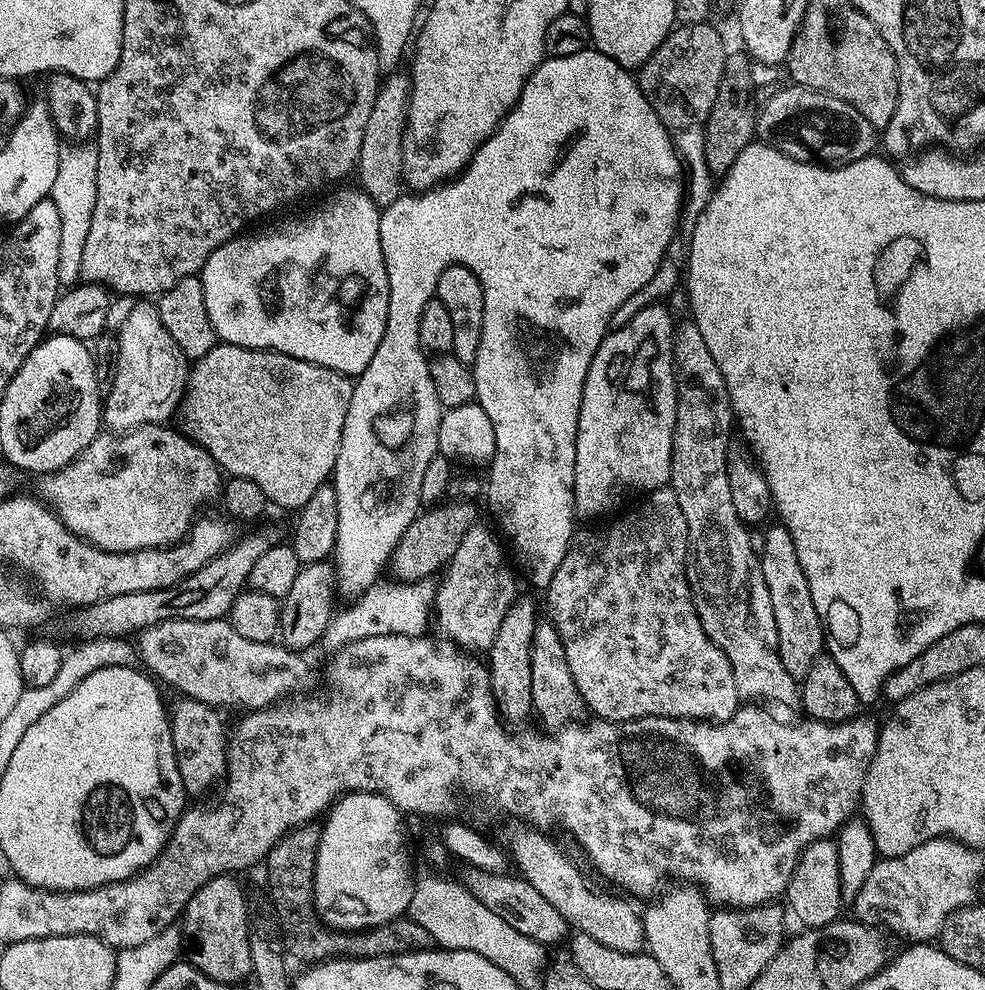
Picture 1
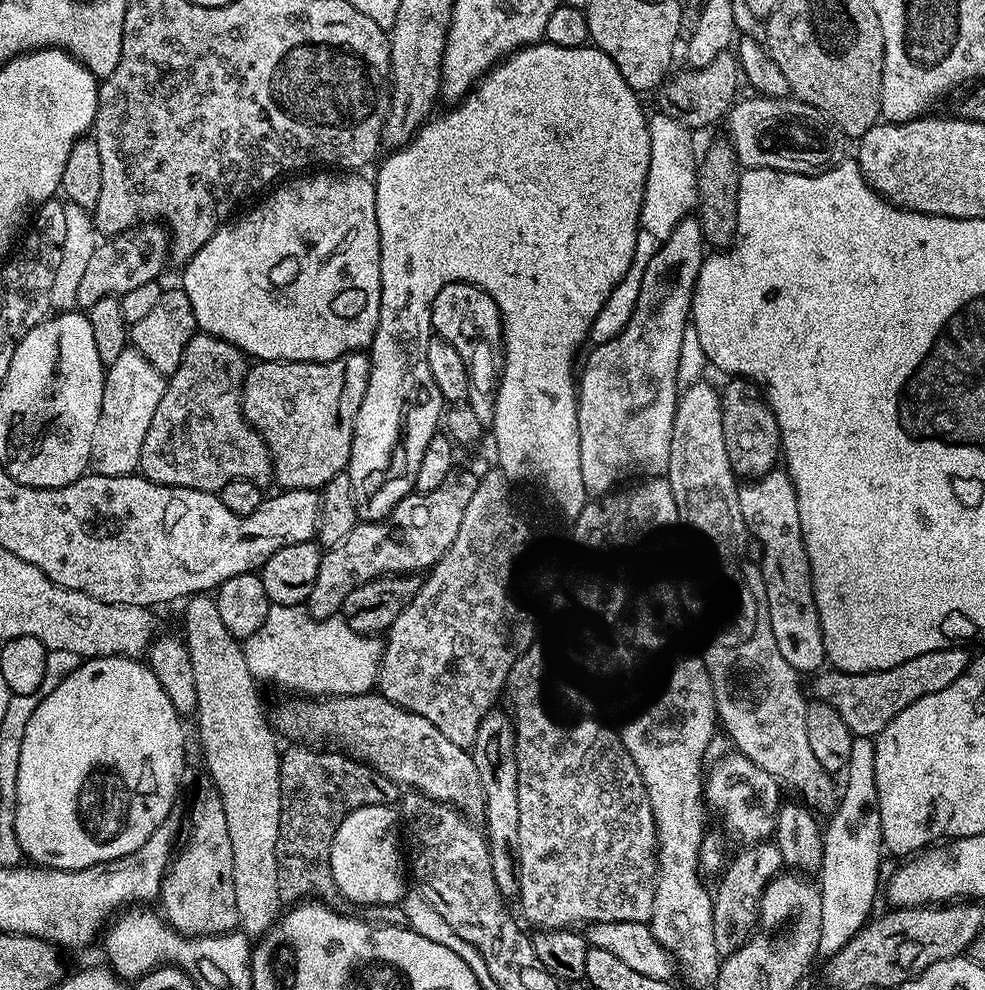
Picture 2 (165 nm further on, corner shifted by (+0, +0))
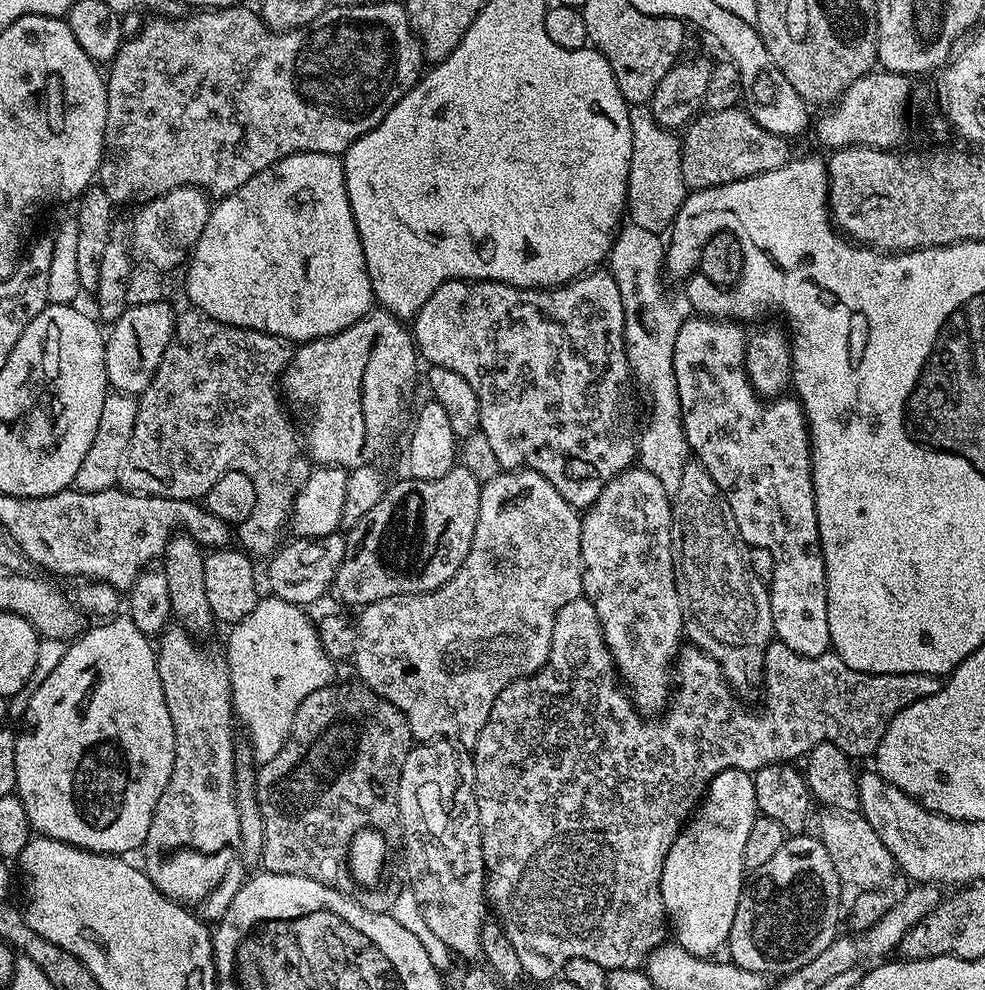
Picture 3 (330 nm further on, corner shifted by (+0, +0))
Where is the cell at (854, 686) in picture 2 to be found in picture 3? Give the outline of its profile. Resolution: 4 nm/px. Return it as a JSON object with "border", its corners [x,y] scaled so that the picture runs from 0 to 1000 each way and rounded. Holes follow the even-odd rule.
{"border":[[[587,605],[583,608],[575,608],[575,612],[571,612],[571,616],[566,616],[566,624],[562,624],[562,644],[558,644],[558,661],[556,668],[549,673],[545,679],[531,687],[523,687],[518,689],[518,693],[514,693],[514,697],[510,697],[510,701],[506,701],[506,705],[502,709],[502,717],[497,717],[497,725],[493,725],[493,733],[489,733],[489,741],[485,741],[482,752],[478,753],[477,759],[479,769],[481,770],[481,778],[483,779],[483,809],[485,810],[485,830],[487,831],[487,845],[489,846],[489,863],[491,864],[491,879],[493,882],[493,909],[502,920],[503,928],[507,929],[508,934],[512,937],[514,947],[518,951],[529,964],[537,964],[541,962],[544,966],[549,966],[552,970],[561,970],[564,976],[572,975],[574,970],[579,968],[595,968],[599,972],[607,972],[607,976],[611,976],[614,980],[622,978],[644,978],[649,979],[655,973],[655,970],[667,957],[675,953],[676,946],[680,941],[678,926],[674,924],[674,912],[672,911],[672,899],[670,898],[670,888],[672,887],[672,871],[676,867],[676,863],[680,863],[680,855],[684,851],[684,846],[688,846],[691,836],[694,835],[696,829],[707,819],[712,808],[715,807],[715,801],[719,798],[719,792],[729,782],[733,782],[733,778],[753,778],[766,782],[770,777],[777,776],[780,772],[791,772],[793,770],[808,770],[819,765],[820,759],[829,756],[832,752],[846,752],[851,754],[851,758],[855,758],[862,766],[870,766],[869,764],[884,765],[888,761],[889,756],[895,749],[895,741],[899,741],[899,733],[904,733],[904,729],[916,717],[920,717],[920,713],[924,713],[928,709],[932,709],[936,705],[944,705],[944,701],[952,701],[956,690],[955,684],[945,683],[944,681],[932,681],[925,679],[924,681],[883,681],[882,679],[872,679],[863,673],[859,673],[859,669],[855,669],[855,665],[848,659],[842,657],[836,659],[832,663],[811,663],[806,661],[806,657],[802,657],[802,653],[791,648],[785,648],[780,652],[778,661],[776,662],[776,689],[774,692],[774,704],[776,703],[776,719],[762,719],[758,715],[756,708],[748,703],[739,690],[735,687],[735,682],[731,679],[731,671],[725,669],[725,665],[721,665],[711,655],[706,653],[691,654],[690,662],[687,663],[684,672],[684,683],[690,686],[690,692],[685,692],[684,698],[680,703],[680,710],[676,716],[676,721],[669,725],[659,726],[657,729],[652,720],[642,712],[642,705],[631,694],[631,688],[625,677],[625,670],[621,667],[619,657],[613,647],[611,640],[611,632],[605,623],[603,612],[595,605]]]}

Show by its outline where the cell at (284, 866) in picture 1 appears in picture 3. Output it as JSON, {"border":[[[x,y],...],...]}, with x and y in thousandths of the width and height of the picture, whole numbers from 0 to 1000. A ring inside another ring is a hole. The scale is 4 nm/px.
{"border":[[[338,689],[327,693],[327,697],[319,697],[319,701],[313,701],[307,707],[307,713],[303,713],[303,717],[298,721],[296,736],[292,739],[292,744],[286,754],[286,758],[282,758],[282,762],[278,762],[278,766],[267,769],[263,773],[264,780],[262,776],[258,784],[258,795],[260,797],[260,808],[264,811],[264,821],[268,827],[268,837],[270,838],[266,877],[267,880],[277,881],[278,883],[294,883],[295,885],[315,887],[319,891],[327,891],[327,895],[335,895],[347,902],[348,905],[359,906],[363,911],[363,915],[368,915],[372,919],[397,922],[402,901],[398,899],[395,901],[386,901],[387,899],[363,900],[361,888],[357,886],[357,880],[353,878],[353,856],[359,846],[359,842],[365,839],[366,836],[386,838],[391,835],[389,832],[405,833],[404,790],[408,782],[408,770],[412,770],[412,762],[420,754],[420,748],[416,733],[412,729],[408,717],[404,717],[404,713],[392,709],[392,705],[388,705],[383,699],[373,695],[370,690],[360,690],[344,691],[344,689]]]}

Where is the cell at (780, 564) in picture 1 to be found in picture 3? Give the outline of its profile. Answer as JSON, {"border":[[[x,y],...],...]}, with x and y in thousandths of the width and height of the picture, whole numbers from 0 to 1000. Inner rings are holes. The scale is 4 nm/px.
{"border":[[[698,321],[688,333],[687,344],[684,345],[684,382],[688,386],[688,406],[692,410],[692,430],[696,438],[702,460],[725,483],[725,487],[733,495],[737,507],[743,516],[747,534],[751,536],[751,544],[762,553],[777,553],[782,556],[786,564],[785,582],[782,587],[782,601],[784,603],[784,637],[791,649],[802,653],[806,661],[811,663],[832,663],[844,656],[843,628],[841,627],[841,609],[839,608],[839,572],[835,564],[835,552],[830,539],[830,523],[826,511],[826,491],[824,490],[824,445],[820,439],[820,424],[816,420],[816,411],[812,405],[803,399],[797,398],[791,402],[776,403],[768,399],[761,390],[759,380],[753,371],[757,335],[754,335],[748,324],[728,323],[726,321]]]}

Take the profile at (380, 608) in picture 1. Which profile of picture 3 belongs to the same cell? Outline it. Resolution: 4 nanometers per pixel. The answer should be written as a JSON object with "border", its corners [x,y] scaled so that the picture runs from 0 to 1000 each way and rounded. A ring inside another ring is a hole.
{"border":[[[272,600],[260,609],[258,616],[246,624],[246,628],[235,631],[231,642],[231,680],[236,690],[236,713],[239,722],[248,730],[252,738],[252,747],[256,751],[256,764],[260,770],[278,766],[282,758],[290,749],[293,737],[296,736],[298,721],[307,707],[319,697],[327,697],[327,693],[338,690],[337,675],[339,668],[333,664],[327,648],[321,639],[321,630],[312,622],[310,615],[304,610],[295,610],[289,606]]]}

